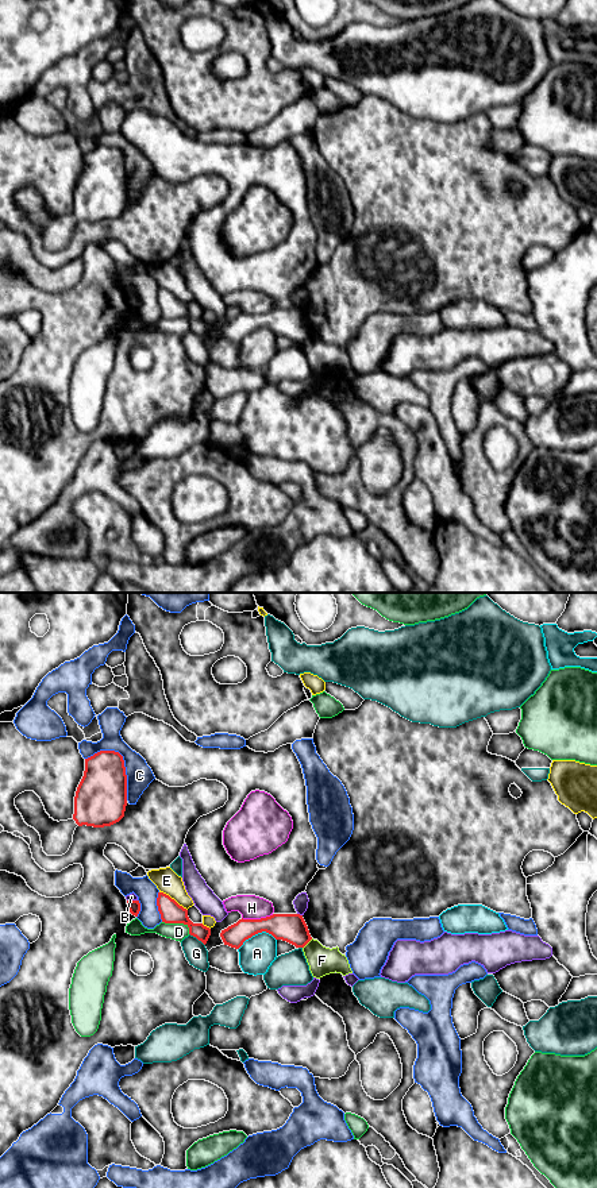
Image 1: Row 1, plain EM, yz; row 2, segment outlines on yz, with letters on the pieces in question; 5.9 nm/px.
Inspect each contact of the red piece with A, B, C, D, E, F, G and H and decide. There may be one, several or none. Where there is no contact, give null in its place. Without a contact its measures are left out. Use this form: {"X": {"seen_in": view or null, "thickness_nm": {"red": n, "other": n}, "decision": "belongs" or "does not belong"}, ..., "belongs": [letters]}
{"A": {"seen_in": "yz", "thickness_nm": {"red": 170, "other": 200}, "decision": "does not belong"}, "B": {"seen_in": "yz", "thickness_nm": {"red": 170, "other": 80}, "decision": "does not belong"}, "C": {"seen_in": "yz", "thickness_nm": {"red": 300, "other": 160}, "decision": "does not belong"}, "D": {"seen_in": "yz", "thickness_nm": {"red": 130, "other": 100}, "decision": "does not belong"}, "E": {"seen_in": "yz", "thickness_nm": {"red": 130, "other": 140}, "decision": "does not belong"}, "F": {"seen_in": "yz", "thickness_nm": {"red": 170, "other": 170}, "decision": "does not belong"}, "G": {"seen_in": "yz", "thickness_nm": {"red": 130, "other": 140}, "decision": "does not belong"}, "H": {"seen_in": "yz", "thickness_nm": {"red": 170, "other": 140}, "decision": "does not belong"}, "belongs": []}

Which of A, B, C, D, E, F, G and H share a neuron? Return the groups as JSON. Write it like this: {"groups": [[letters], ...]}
{"groups": [["A"], ["B", "D"], ["C"], ["E"], ["F"], ["G"], ["H"]]}

